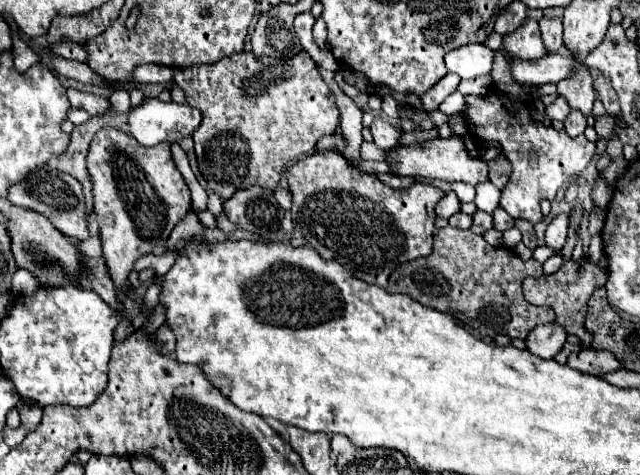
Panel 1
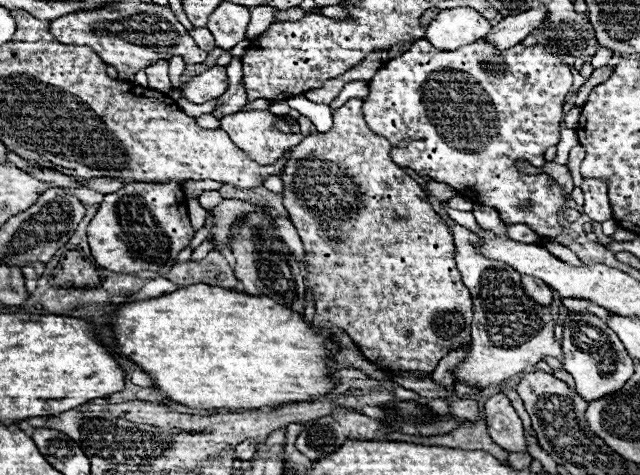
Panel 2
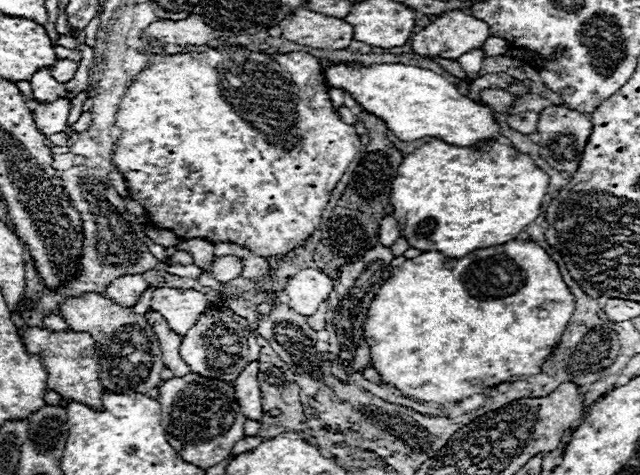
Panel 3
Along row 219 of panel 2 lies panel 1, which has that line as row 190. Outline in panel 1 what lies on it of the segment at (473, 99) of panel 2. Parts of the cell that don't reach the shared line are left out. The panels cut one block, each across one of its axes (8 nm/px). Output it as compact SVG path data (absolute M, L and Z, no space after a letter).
M492 88L484 96L464 96L466 108L454 116L450 116L450 124L458 118L464 118L464 124L474 140L480 144L498 144L500 152L512 164L512 178L502 188L500 206L512 218L524 218L532 224L538 224L544 216L540 212L540 200L552 200L560 186L570 182L576 174L580 174L592 156L596 154L596 144L586 140L584 134L578 138L570 138L564 130L554 130L552 126L544 126L542 122L532 118L528 102L520 102L496 88Z

